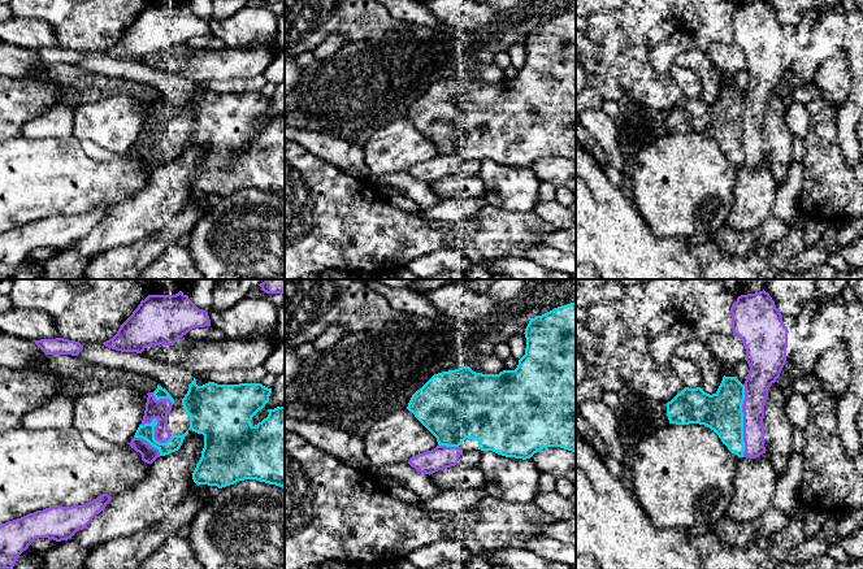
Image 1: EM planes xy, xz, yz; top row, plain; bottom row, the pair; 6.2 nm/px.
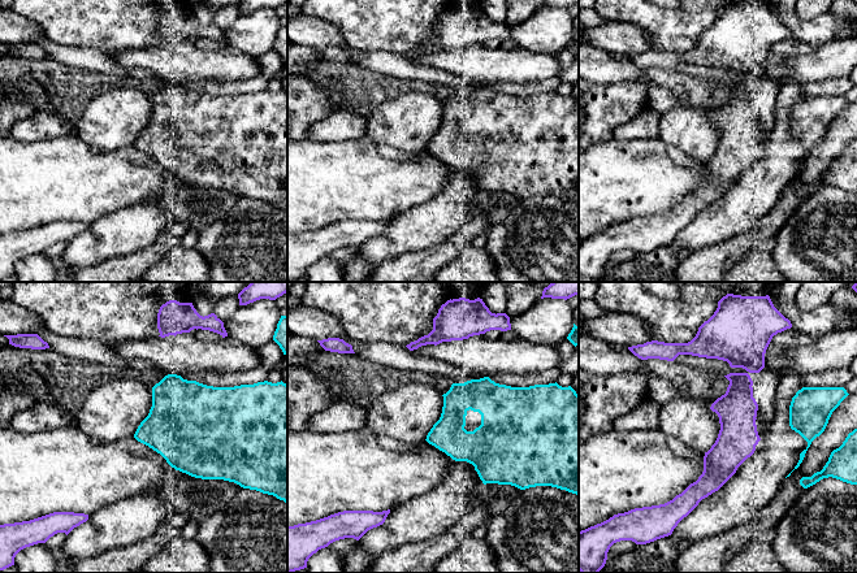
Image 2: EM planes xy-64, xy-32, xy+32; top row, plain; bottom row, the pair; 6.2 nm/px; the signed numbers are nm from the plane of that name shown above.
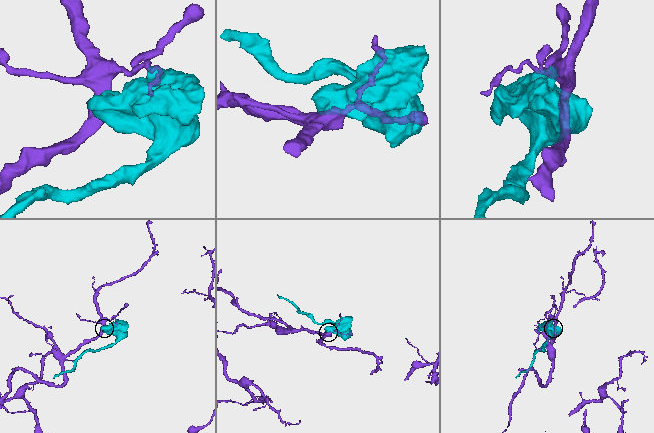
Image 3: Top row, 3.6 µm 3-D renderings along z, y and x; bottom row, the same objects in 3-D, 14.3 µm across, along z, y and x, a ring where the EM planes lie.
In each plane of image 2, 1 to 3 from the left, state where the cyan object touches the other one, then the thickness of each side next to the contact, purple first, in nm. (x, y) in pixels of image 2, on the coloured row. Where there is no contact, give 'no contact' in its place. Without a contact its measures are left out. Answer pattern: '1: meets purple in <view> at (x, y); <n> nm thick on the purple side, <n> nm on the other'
1: no contact
2: no contact
3: no contact

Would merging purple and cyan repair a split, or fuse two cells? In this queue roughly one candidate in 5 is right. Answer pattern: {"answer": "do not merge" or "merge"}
{"answer": "do not merge"}

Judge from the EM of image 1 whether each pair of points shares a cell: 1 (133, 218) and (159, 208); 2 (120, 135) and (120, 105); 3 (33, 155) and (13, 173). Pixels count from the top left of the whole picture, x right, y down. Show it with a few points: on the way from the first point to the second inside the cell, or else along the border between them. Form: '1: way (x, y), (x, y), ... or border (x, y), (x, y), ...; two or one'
1: way (139, 217), (152, 208); one
2: way (120, 127), (120, 113); one
3: way (27, 160), (18, 169); one

